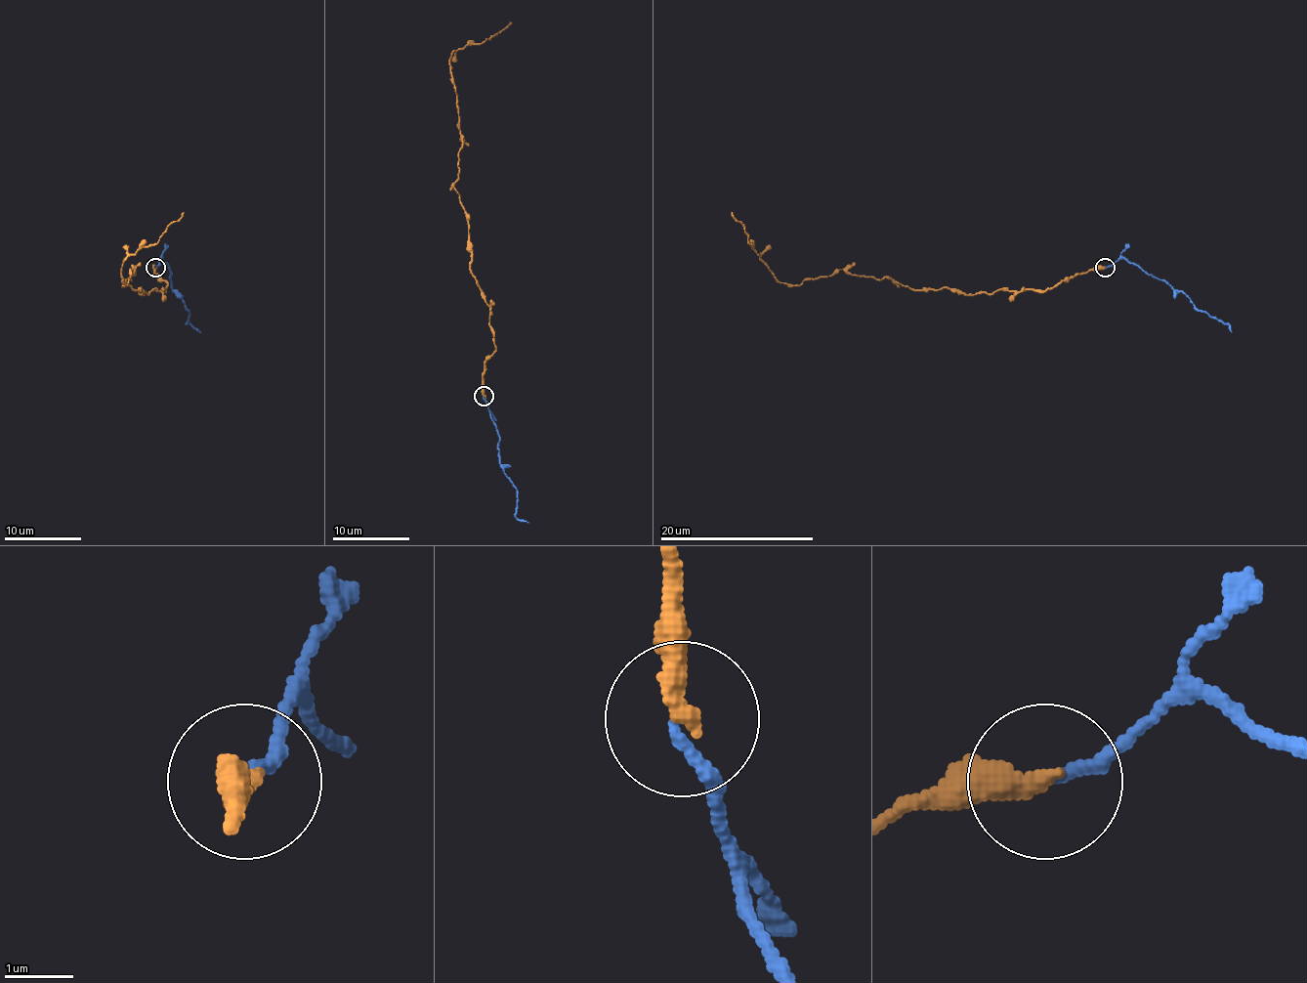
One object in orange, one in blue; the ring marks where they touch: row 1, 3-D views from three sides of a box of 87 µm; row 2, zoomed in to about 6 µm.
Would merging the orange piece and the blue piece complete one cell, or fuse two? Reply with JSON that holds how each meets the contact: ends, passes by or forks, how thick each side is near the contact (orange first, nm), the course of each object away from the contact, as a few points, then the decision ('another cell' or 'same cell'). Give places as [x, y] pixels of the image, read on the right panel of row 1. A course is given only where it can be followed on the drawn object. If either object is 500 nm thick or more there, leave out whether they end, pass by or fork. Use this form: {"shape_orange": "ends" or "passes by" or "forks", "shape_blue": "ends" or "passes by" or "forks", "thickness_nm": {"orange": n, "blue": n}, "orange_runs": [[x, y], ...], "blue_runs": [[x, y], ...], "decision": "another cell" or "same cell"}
{"shape_orange": "ends", "shape_blue": "ends", "thickness_nm": {"orange": 360, "blue": 160}, "orange_runs": [[1105, 267], [1039, 290], [980, 294], [923, 290], [837, 269], [800, 284], [780, 282], [731, 213]], "blue_runs": [[1105, 267], [1120, 259], [1139, 265], [1149, 275], [1166, 280], [1199, 309], [1224, 322], [1232, 332]], "decision": "same cell"}

